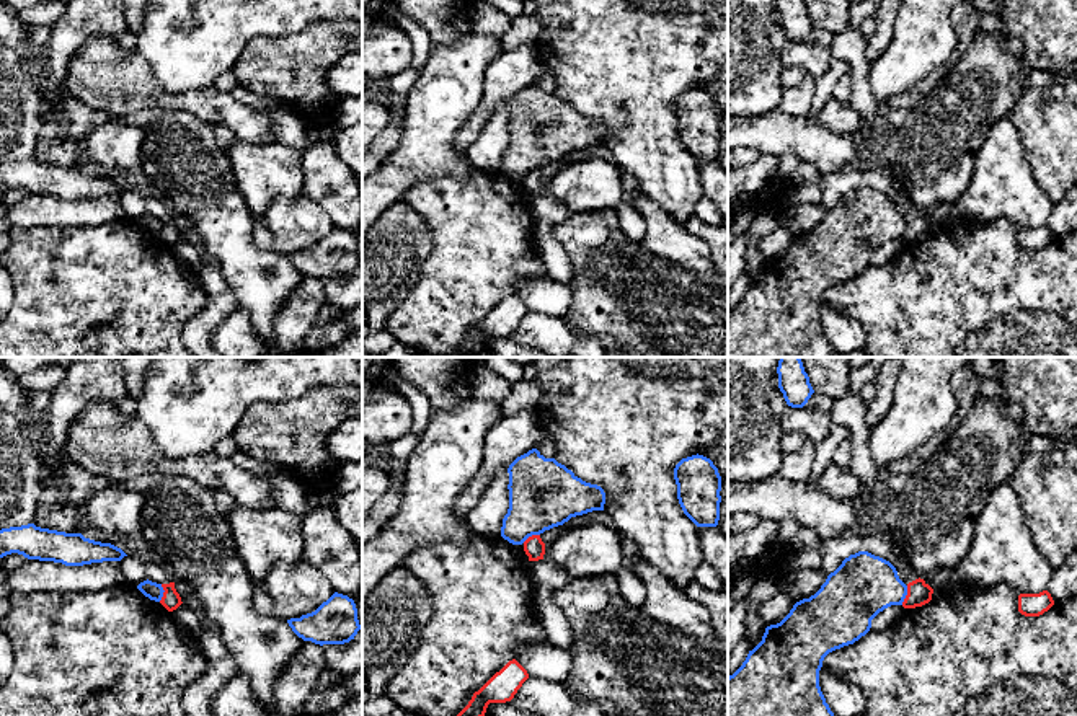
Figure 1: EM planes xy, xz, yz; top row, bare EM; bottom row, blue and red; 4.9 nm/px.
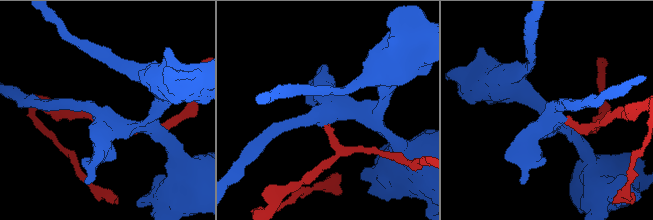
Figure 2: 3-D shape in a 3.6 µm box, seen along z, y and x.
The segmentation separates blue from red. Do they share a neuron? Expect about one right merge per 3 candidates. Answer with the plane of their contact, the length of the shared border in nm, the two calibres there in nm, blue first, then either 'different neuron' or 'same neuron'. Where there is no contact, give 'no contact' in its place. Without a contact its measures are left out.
meets blue in yz; contact 100 nm long; 300 nm thick on the blue side, 120 nm on the other; different neuron

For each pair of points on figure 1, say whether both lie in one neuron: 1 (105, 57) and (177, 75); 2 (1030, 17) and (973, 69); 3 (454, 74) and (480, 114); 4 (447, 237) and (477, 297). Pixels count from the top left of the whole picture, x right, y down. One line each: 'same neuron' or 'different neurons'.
1: different neurons
2: same neuron
3: different neurons
4: same neuron

